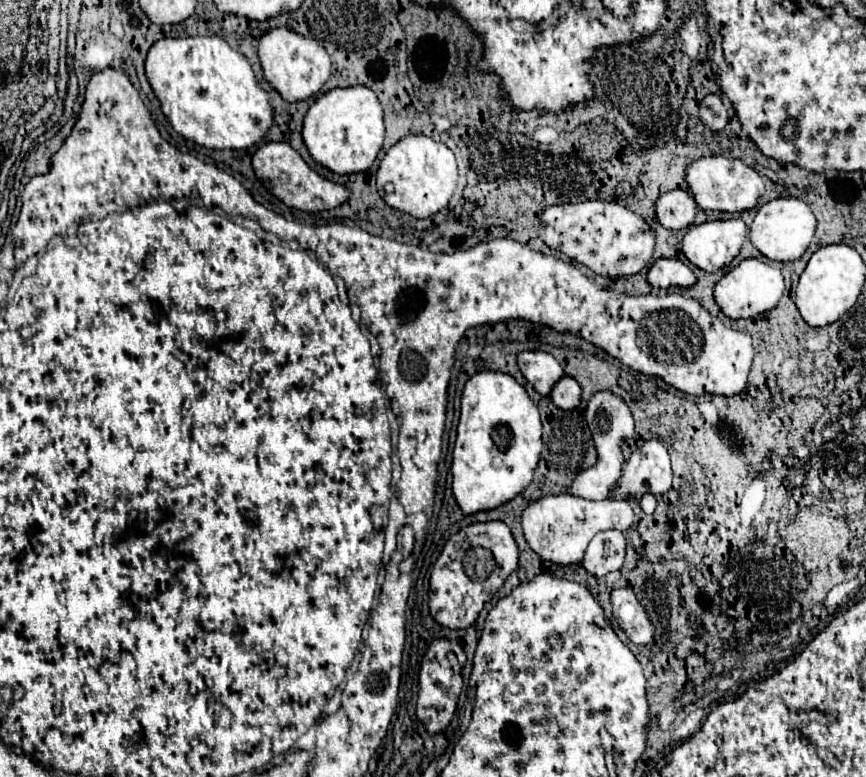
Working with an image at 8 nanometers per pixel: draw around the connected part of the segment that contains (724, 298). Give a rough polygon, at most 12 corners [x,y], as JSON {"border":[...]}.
{"border":[[743,260],[715,286],[729,318],[753,318],[777,306],[783,274]]}

